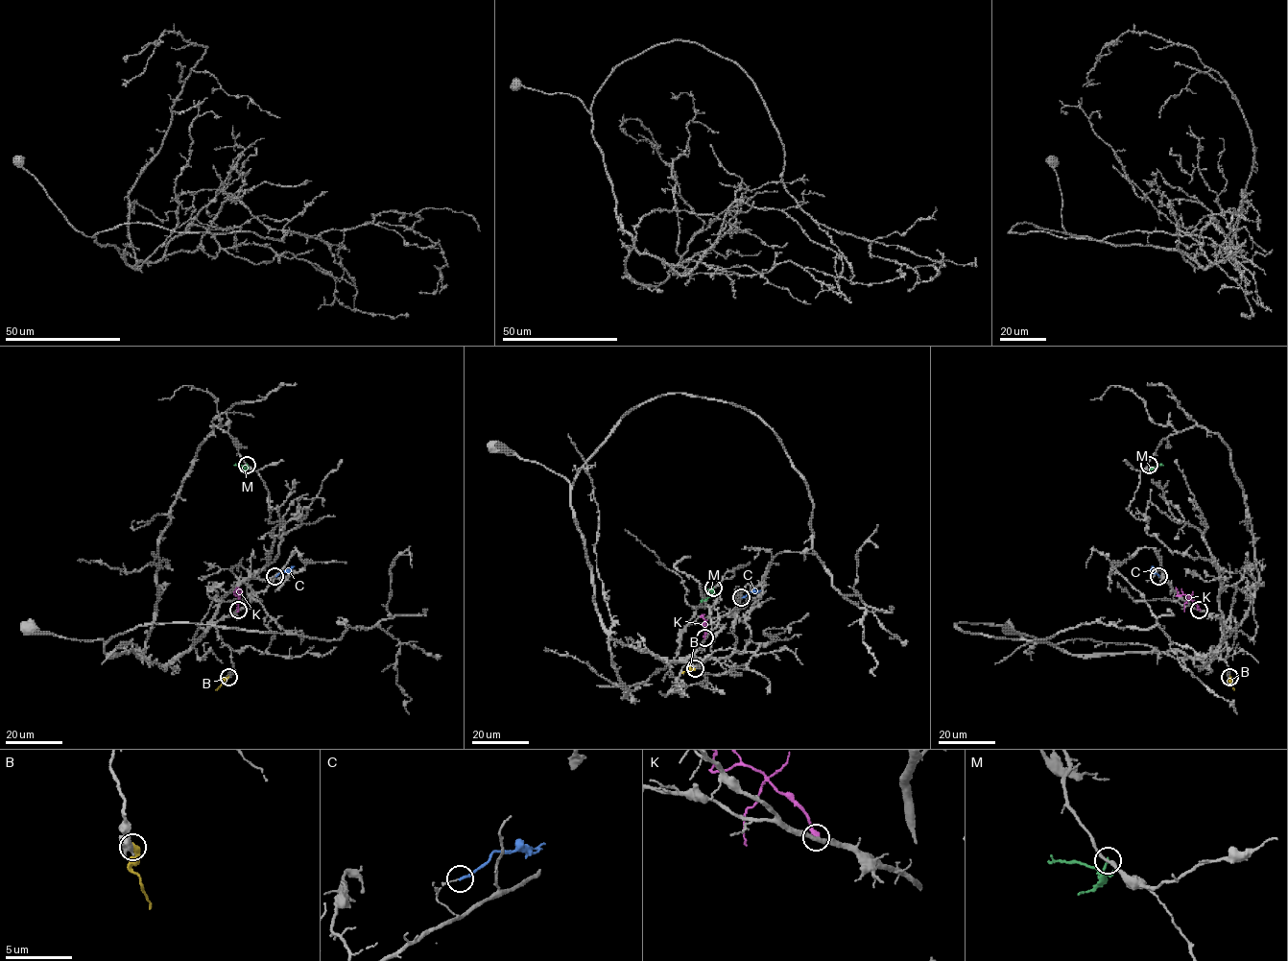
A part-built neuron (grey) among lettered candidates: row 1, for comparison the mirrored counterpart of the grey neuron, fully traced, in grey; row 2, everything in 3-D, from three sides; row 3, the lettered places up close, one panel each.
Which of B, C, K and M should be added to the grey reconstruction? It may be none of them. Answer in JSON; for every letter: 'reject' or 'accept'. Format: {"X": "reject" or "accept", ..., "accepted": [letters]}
{"B": "reject", "C": "reject", "K": "reject", "M": "reject", "accepted": []}

